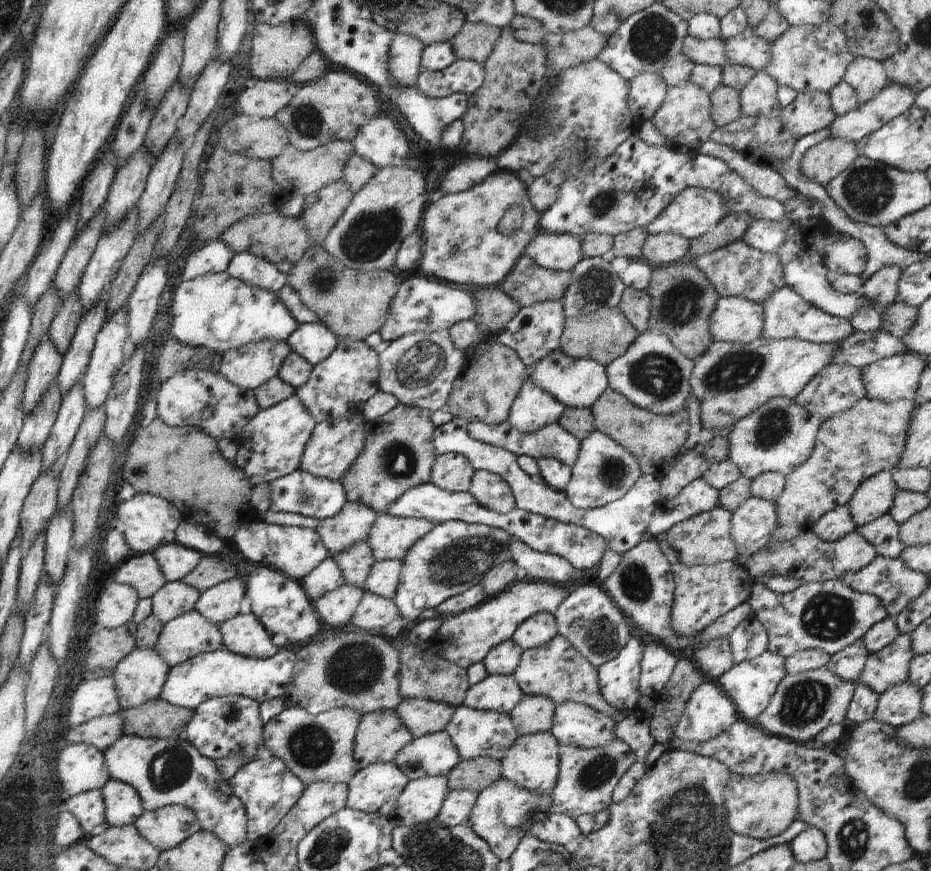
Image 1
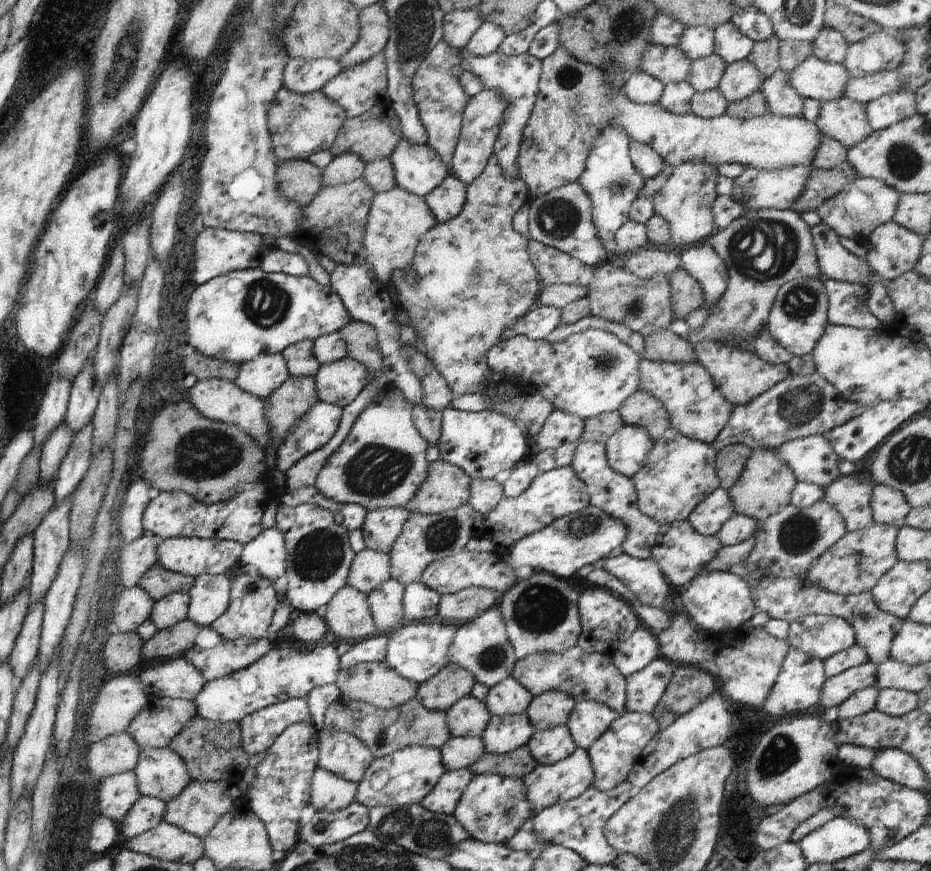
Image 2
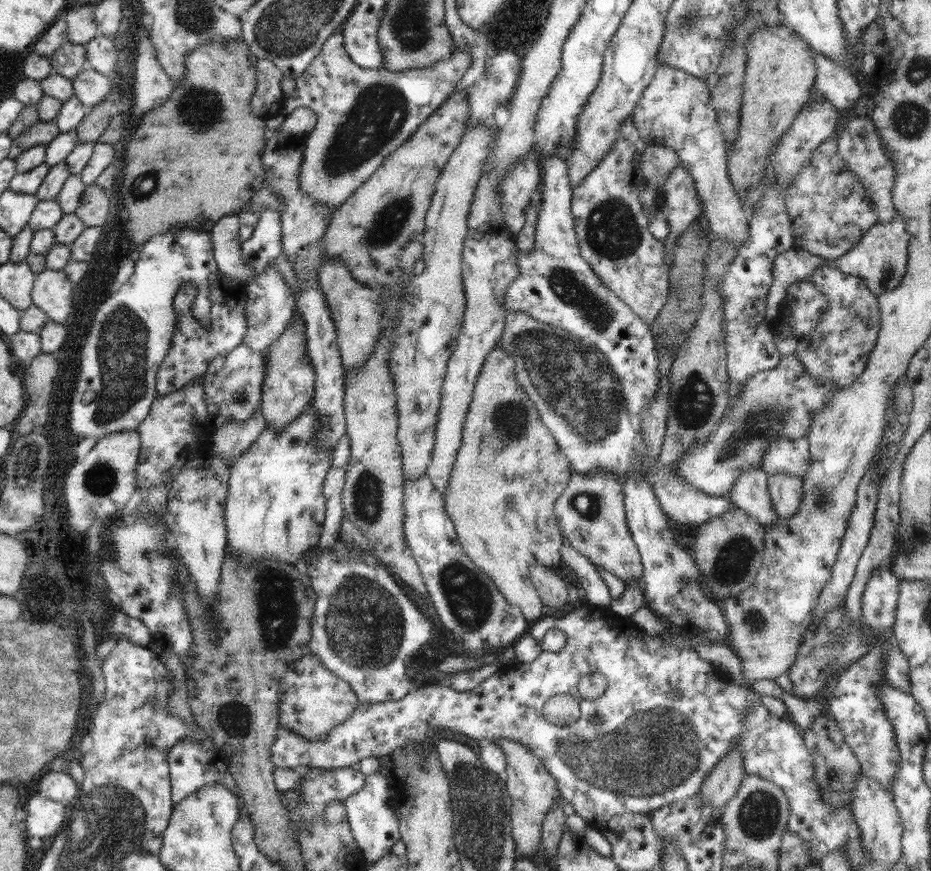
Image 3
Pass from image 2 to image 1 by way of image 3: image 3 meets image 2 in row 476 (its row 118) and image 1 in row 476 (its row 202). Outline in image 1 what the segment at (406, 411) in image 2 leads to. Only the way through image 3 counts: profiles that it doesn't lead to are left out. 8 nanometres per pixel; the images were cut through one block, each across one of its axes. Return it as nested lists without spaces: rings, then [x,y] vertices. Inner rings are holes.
[[[361,413],[317,423],[306,443],[299,469],[312,476],[339,481],[362,452],[366,430],[366,420]]]

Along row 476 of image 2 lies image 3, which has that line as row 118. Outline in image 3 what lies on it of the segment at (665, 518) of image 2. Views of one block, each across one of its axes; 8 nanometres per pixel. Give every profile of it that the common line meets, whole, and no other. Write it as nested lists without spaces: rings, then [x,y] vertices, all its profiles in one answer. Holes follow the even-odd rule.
[[[659,64],[658,70],[651,84],[644,90],[641,99],[633,110],[633,125],[640,134],[640,139],[647,146],[666,146],[680,157],[680,166],[689,172],[696,192],[703,202],[703,213],[709,222],[710,239],[724,239],[742,246],[748,238],[748,212],[742,207],[741,199],[734,192],[733,184],[727,171],[727,150],[722,136],[722,129],[717,121],[717,114],[711,105],[712,96],[706,80],[692,77],[692,75],[668,65]]]

